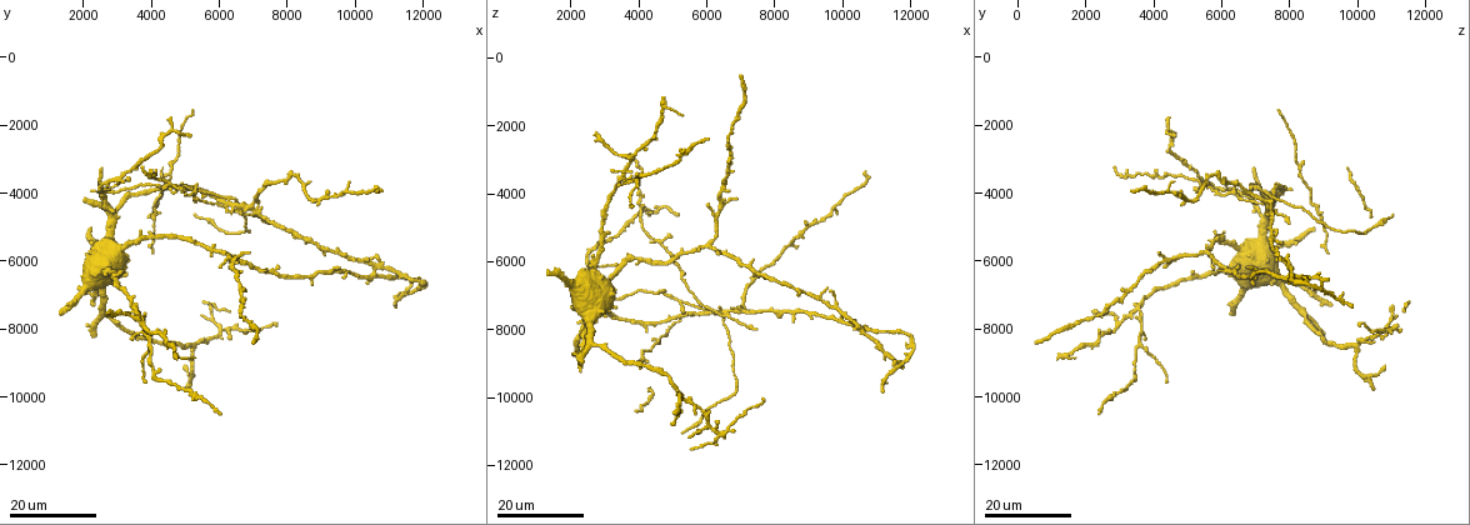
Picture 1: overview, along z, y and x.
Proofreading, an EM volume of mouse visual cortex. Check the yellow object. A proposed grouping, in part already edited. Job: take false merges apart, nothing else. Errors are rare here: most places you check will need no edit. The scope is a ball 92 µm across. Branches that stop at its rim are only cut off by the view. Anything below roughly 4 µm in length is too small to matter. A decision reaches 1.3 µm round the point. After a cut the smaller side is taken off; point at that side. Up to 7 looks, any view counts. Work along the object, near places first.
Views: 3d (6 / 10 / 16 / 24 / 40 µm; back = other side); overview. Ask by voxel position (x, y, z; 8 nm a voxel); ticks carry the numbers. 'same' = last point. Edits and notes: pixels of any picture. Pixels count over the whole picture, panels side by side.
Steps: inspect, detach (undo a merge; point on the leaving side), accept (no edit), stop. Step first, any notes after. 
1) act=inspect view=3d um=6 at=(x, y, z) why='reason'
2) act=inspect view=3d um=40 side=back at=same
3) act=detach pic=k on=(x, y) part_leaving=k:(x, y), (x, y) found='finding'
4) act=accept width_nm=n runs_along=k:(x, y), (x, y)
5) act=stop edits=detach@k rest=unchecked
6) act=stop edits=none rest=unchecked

act=inspect view=3d um=16 at=(4700, 3800, 5500) why='four-way junction'

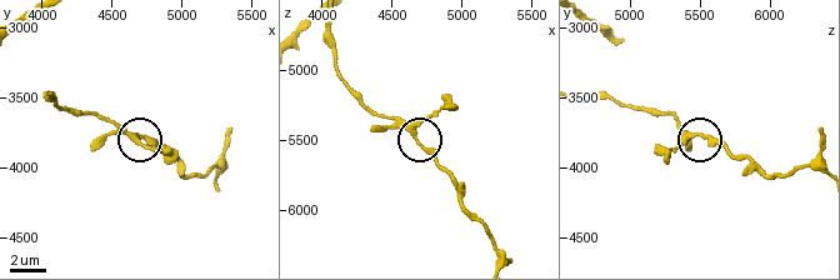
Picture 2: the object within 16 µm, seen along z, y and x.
act=inspect view=3d um=10 at=(4640, 3760, 5420)

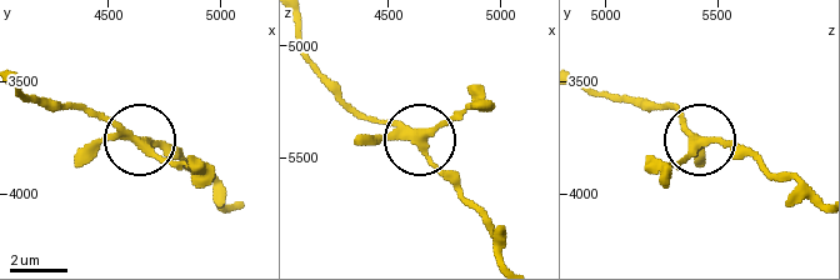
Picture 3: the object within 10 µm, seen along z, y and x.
act=accept arms=4 found='continuous, no second neuron'

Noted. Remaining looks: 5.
act=inspect view=3d um=16 at=(4500, 3500, 8400) why='three-way junction'

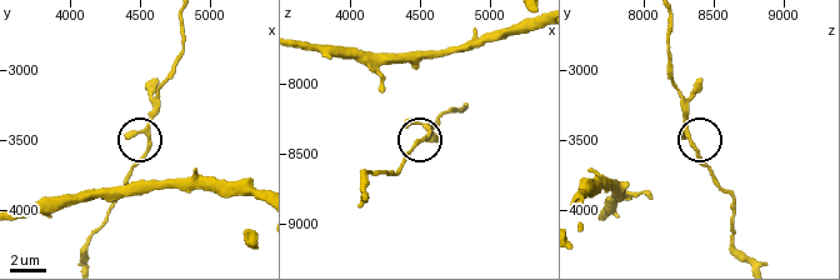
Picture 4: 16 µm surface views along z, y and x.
act=inspect view=3d um=10 at=(4560, 3420, 8280) why='closer look'

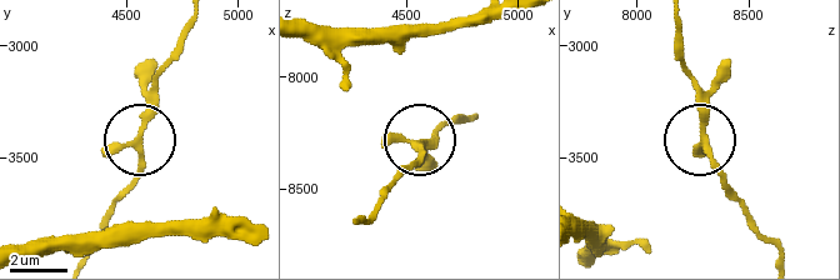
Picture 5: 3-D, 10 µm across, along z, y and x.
act=accept arms=3 found='all the same neuron'

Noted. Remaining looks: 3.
act=inspect view=3d um=24 at=(6100, 4300, 7600) why='four arms meet'

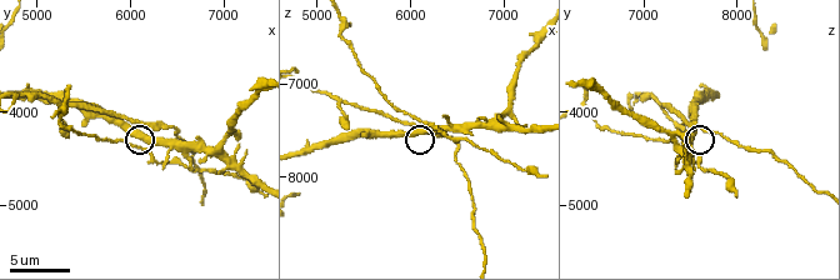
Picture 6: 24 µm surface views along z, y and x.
act=inspect view=3d um=6 at=(6100, 4200, 7500)

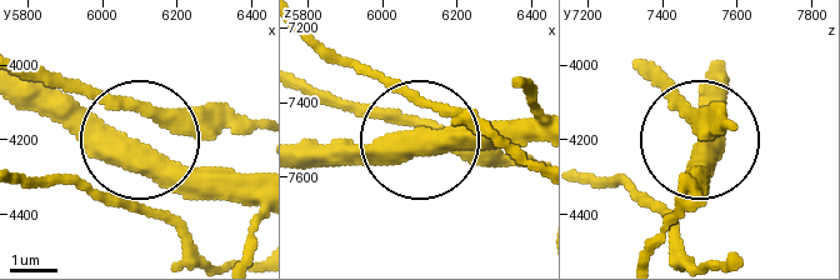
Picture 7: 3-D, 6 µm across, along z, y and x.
act=inspect view=3d um=6 side=back at=(6120, 4230, 7500)

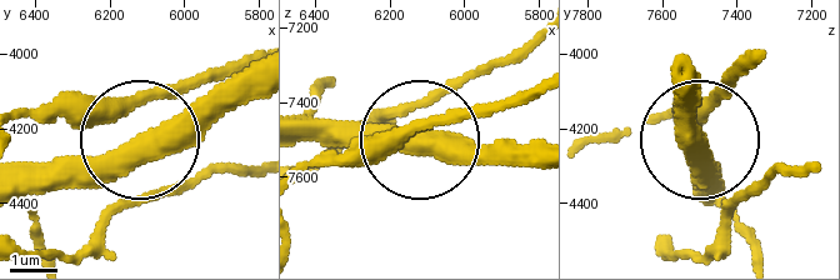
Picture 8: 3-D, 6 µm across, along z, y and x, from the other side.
act=accept side_arm_um=44 runs_along=8:(255, 63), (139, 134), (111, 119), (20, 106) found='continuous, no second neuron'

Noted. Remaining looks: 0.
act=stop edits=none rest=unchecked

